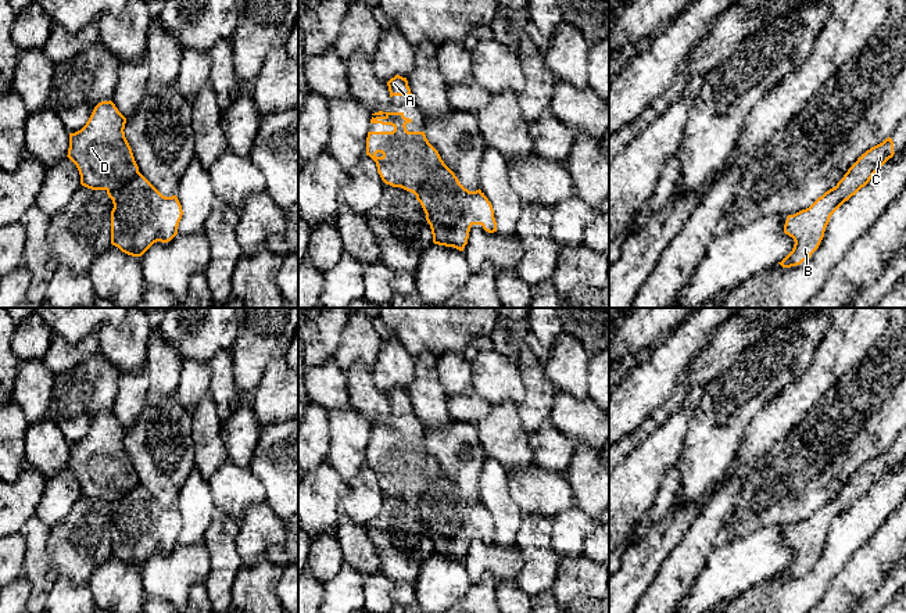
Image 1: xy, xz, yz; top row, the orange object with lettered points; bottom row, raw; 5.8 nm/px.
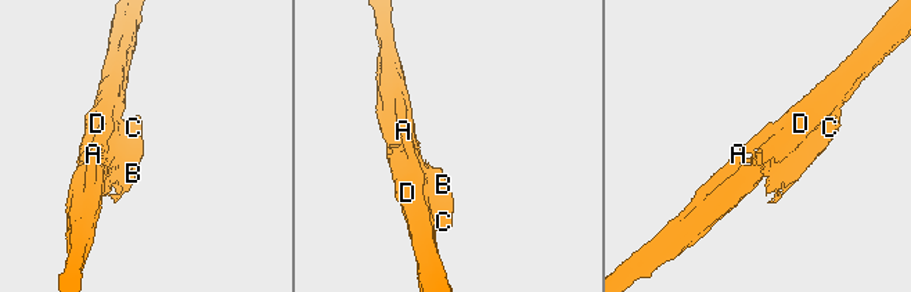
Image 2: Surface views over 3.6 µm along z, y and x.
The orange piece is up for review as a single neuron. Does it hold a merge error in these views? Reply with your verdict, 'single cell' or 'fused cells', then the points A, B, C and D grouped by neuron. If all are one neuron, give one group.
fused cells; groups A B D / C

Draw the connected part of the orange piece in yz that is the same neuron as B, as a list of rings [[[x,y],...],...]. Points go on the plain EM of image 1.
[[[812,517],[788,526],[784,544],[792,548],[795,555],[792,562],[778,574],[783,578],[791,578],[809,570],[819,559],[830,528],[827,523]]]

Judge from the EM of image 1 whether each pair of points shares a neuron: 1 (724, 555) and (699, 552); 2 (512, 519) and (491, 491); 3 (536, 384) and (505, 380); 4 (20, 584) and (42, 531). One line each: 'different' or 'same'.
1: different
2: same
3: different
4: different

